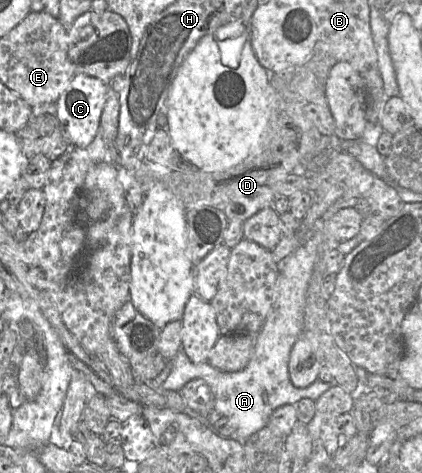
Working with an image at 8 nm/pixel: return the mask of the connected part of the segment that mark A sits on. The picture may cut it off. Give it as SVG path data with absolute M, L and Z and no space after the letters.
M322 232L314 234L289 256L277 262L279 277L276 298L261 330L254 335L255 346L248 364L240 371L223 372L208 362L193 363L183 350L179 350L171 362L171 371L163 382L161 391L177 391L194 379L205 380L213 395L213 414L224 417L220 432L223 438L234 438L240 442L264 428L272 412L285 404L295 404L303 398L316 401L331 386L331 383L316 380L304 388L295 387L289 377L288 361L292 346L303 334L306 292L313 271L316 251L322 242Z

